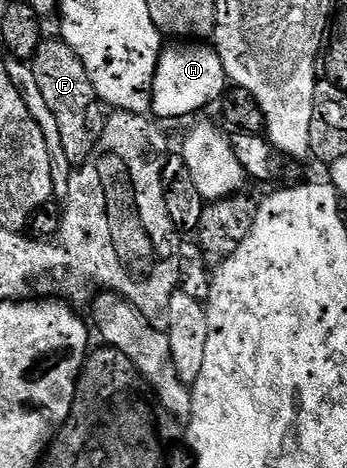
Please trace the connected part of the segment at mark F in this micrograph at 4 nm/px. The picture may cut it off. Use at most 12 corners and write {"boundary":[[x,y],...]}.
{"boundary":[[67,42],[30,58],[72,164],[93,152],[105,107]]}

